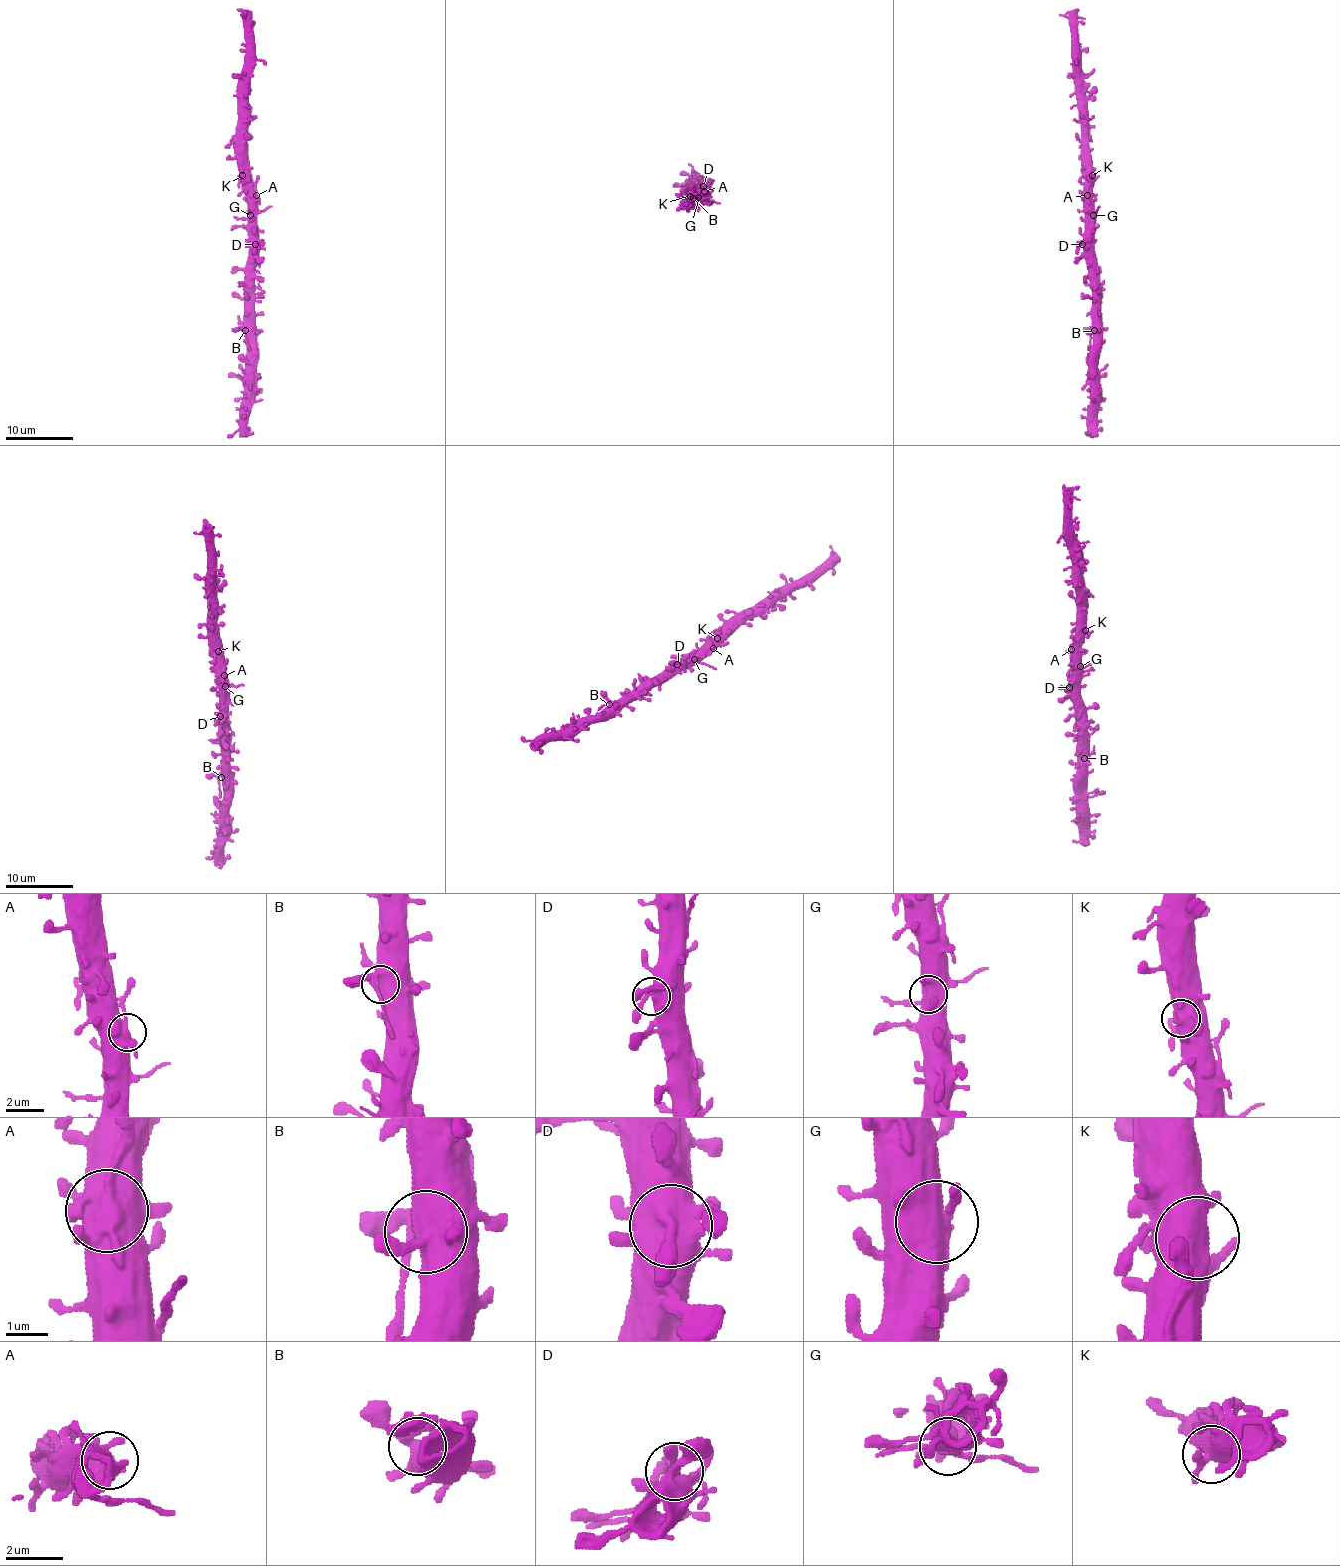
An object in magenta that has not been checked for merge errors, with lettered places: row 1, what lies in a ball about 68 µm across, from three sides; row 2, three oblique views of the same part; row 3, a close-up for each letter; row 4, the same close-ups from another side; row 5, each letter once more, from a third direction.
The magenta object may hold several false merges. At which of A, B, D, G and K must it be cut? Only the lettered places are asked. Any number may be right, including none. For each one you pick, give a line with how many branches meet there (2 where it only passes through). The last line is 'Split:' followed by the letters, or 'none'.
A: Branches: 3
G: Branches: 3
Split: A, G

